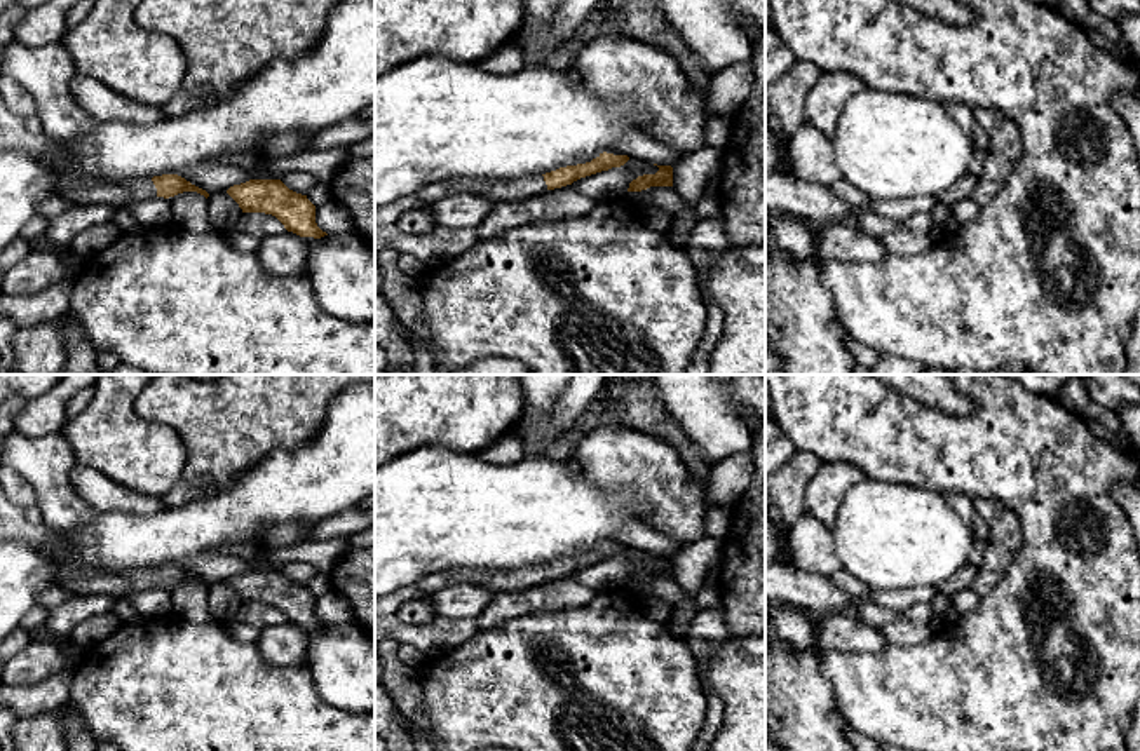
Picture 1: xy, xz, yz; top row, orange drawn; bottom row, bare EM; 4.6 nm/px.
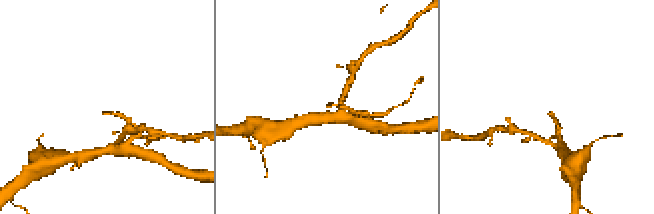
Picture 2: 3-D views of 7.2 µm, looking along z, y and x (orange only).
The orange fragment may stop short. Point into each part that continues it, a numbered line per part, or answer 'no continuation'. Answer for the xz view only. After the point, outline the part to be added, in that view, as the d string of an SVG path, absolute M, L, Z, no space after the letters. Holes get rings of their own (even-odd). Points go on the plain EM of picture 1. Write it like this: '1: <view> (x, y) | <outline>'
1: xz (499, 581) | M542 565L525 566L519 570L490 570L474 566L455 566L439 573L431 573L418 580L415 585L431 596L444 587L457 584L474 584L486 587L493 592L511 592L537 584L547 582L547 575Z

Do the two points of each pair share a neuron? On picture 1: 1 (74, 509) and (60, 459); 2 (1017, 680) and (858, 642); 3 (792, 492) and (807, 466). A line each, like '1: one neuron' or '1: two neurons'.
1: one neuron
2: two neurons
3: one neuron

